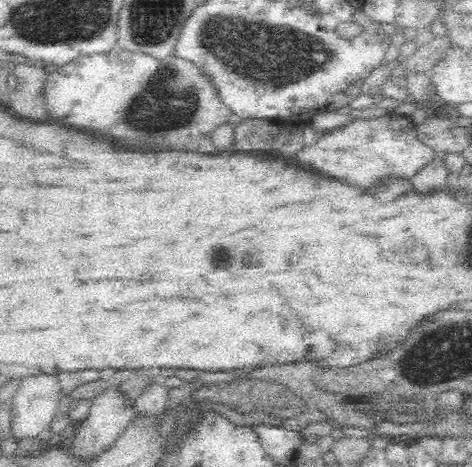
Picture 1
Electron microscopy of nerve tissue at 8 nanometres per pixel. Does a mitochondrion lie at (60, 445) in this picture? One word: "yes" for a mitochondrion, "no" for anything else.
no

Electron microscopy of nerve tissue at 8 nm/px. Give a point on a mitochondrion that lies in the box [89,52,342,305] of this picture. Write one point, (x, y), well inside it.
(166, 92)

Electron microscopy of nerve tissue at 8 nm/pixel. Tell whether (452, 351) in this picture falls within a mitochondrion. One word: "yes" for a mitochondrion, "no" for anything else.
yes

